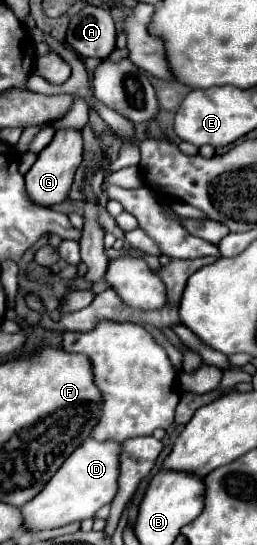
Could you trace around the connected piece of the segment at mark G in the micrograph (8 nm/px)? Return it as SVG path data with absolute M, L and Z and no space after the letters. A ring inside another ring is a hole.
M76 129L56 131L52 143L44 151L38 153L36 163L24 177L24 187L26 187L28 199L38 207L54 207L54 205L62 203L70 193L76 169L82 165L82 159L84 159L82 153L84 153L84 139L82 139L80 131L76 131Z

